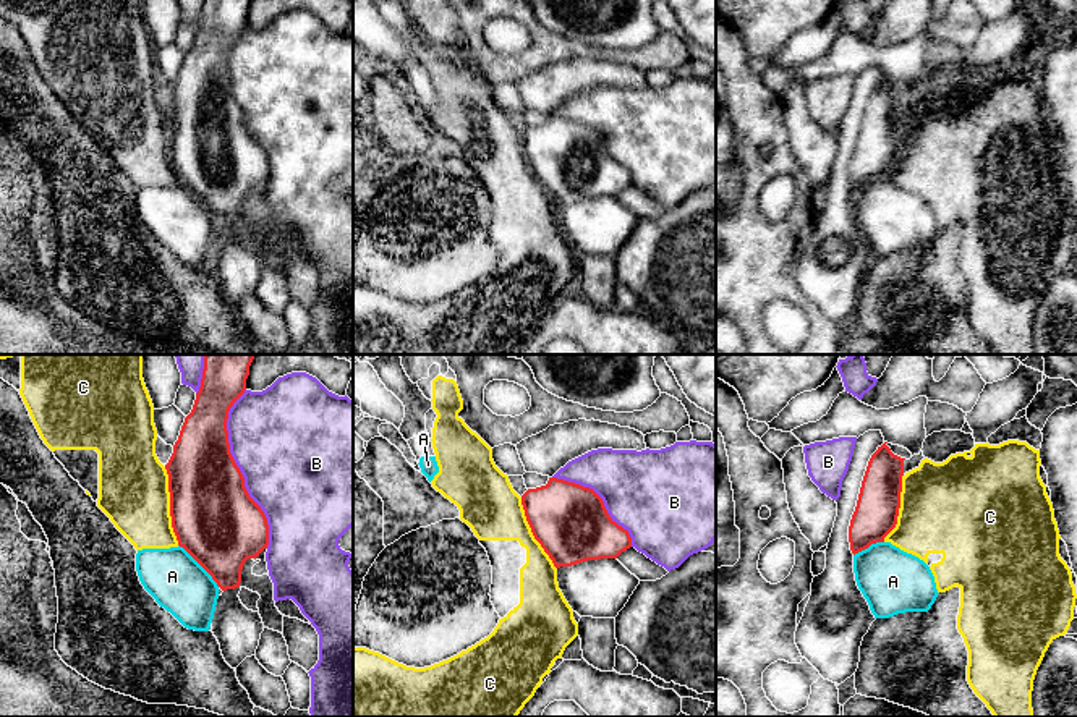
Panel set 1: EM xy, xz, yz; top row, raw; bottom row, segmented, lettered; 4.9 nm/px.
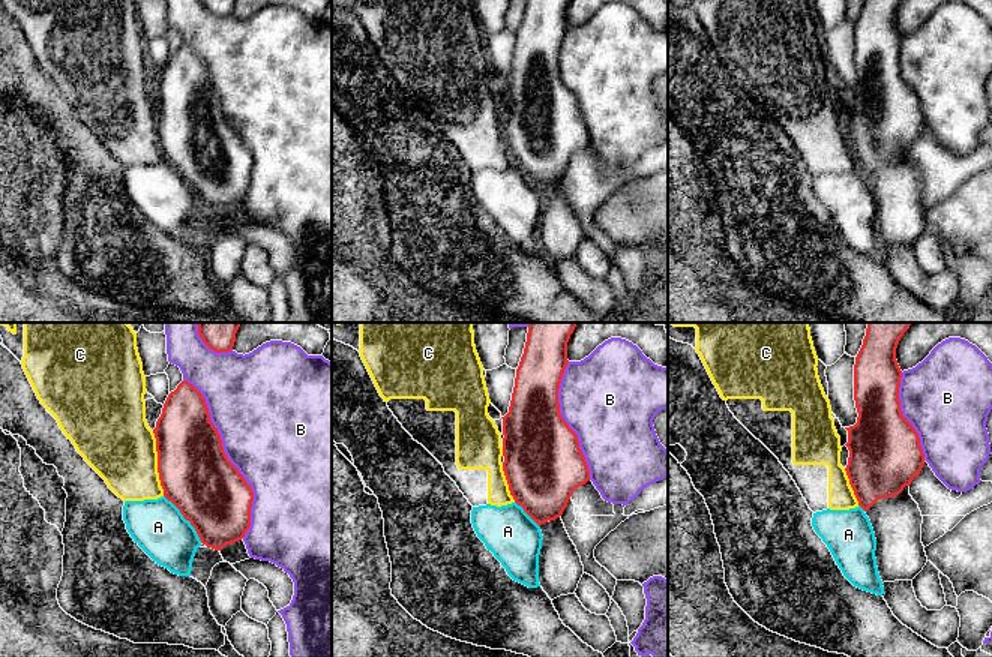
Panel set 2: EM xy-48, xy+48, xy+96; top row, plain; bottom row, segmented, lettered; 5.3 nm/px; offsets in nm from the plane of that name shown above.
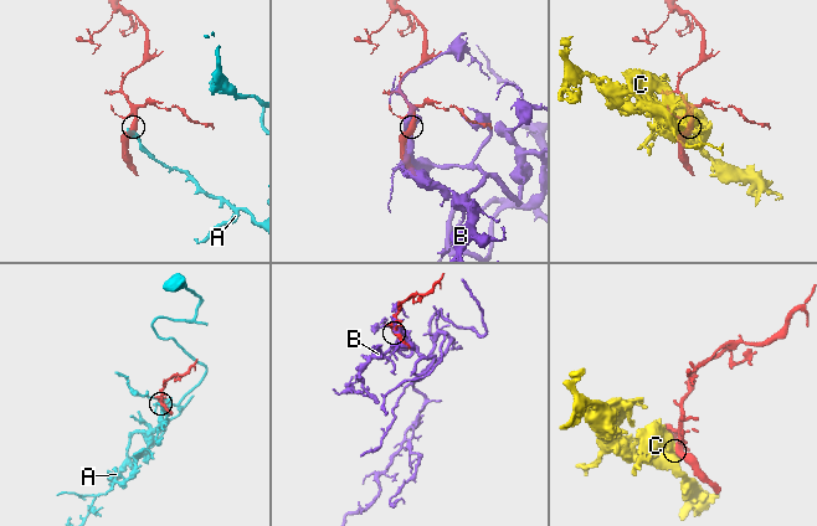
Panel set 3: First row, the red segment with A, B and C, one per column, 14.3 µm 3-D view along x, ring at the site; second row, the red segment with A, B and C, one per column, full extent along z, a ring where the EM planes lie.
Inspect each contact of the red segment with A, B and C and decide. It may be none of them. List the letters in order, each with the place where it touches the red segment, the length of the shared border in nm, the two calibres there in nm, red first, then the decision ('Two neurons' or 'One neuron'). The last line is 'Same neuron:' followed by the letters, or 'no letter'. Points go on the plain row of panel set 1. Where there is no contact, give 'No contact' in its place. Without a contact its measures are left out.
A: Touches red at xy (200, 201). Shared border 300 nm. Thickness 420 nm (red) against 280 nm. Two neurons
B: Touches red at xy (238, 106). Shared border 800 nm. Thickness 400 nm (red) against 500 nm. Two neurons
C: Touches red at xy (170, 143). Shared border 400 nm. Thickness 420 nm (red) against 360 nm. Two neurons
Same neuron: no letter

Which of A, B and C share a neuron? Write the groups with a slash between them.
A / B / C

